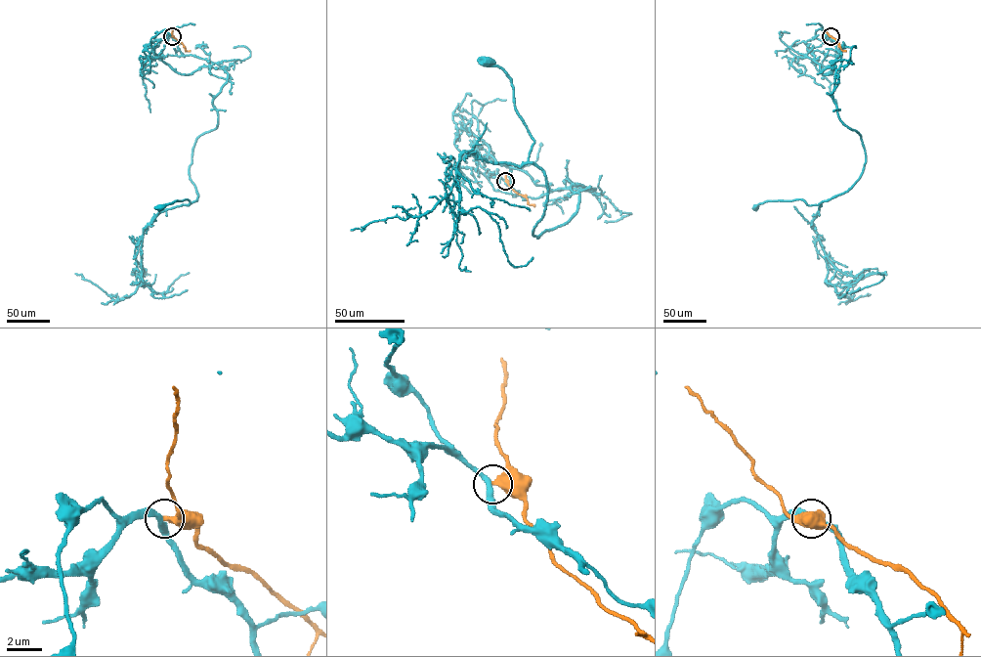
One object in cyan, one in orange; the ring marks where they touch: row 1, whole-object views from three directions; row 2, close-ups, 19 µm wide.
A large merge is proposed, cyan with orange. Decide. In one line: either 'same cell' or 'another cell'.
another cell

